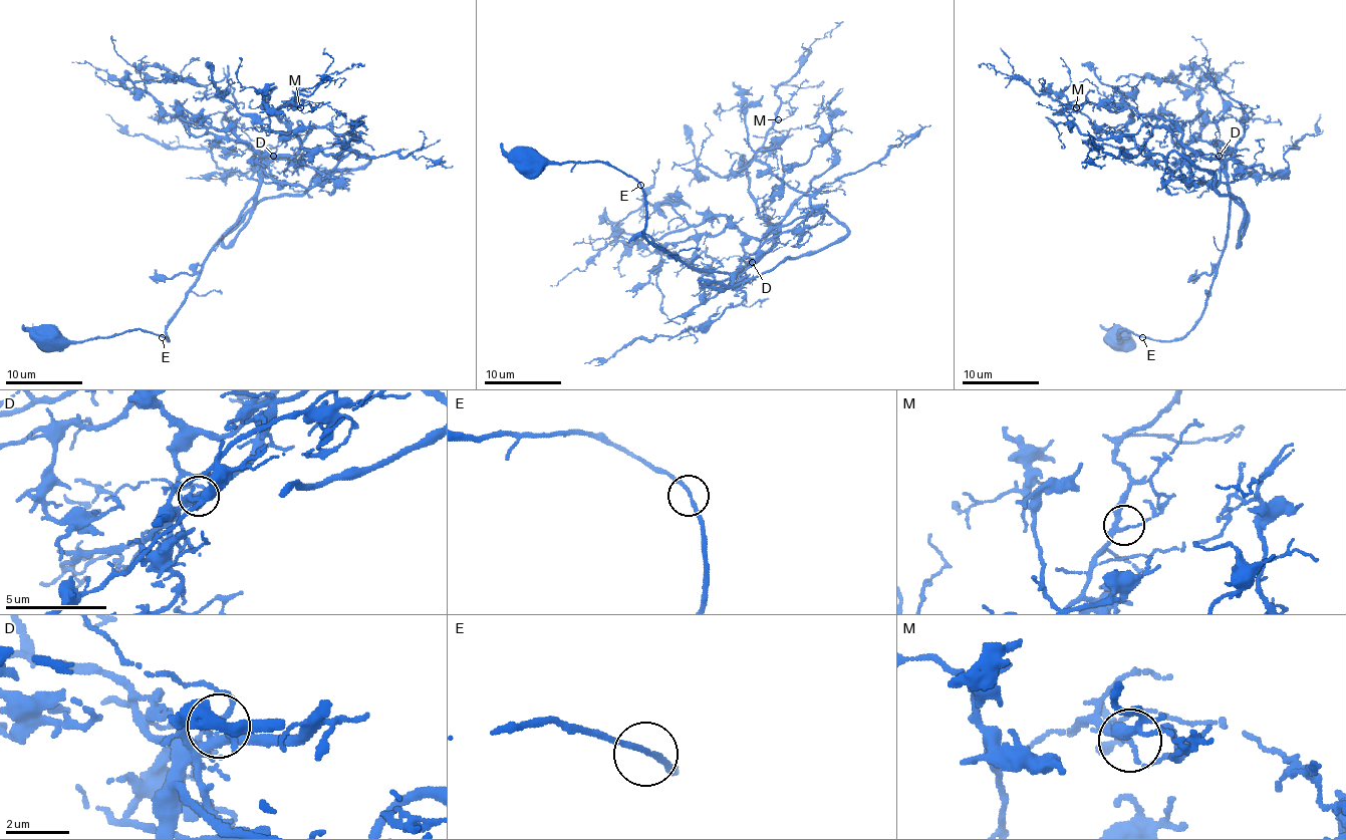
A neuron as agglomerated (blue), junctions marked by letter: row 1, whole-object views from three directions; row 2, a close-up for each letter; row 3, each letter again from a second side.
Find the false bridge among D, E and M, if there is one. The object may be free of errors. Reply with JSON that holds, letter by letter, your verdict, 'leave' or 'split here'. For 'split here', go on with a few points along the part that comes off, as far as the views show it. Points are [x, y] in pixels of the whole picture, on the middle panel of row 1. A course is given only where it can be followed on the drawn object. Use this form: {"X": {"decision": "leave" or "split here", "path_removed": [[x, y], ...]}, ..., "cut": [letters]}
{"D": {"decision": "leave"}, "E": {"decision": "leave"}, "M": {"decision": "leave"}, "cut": []}

